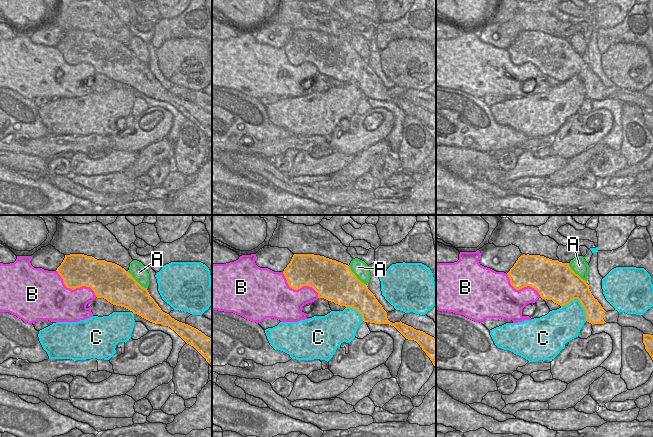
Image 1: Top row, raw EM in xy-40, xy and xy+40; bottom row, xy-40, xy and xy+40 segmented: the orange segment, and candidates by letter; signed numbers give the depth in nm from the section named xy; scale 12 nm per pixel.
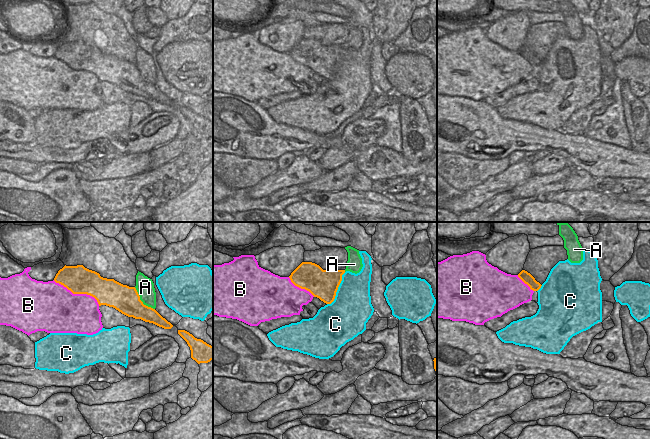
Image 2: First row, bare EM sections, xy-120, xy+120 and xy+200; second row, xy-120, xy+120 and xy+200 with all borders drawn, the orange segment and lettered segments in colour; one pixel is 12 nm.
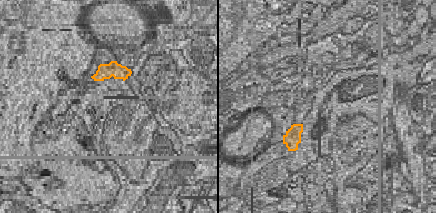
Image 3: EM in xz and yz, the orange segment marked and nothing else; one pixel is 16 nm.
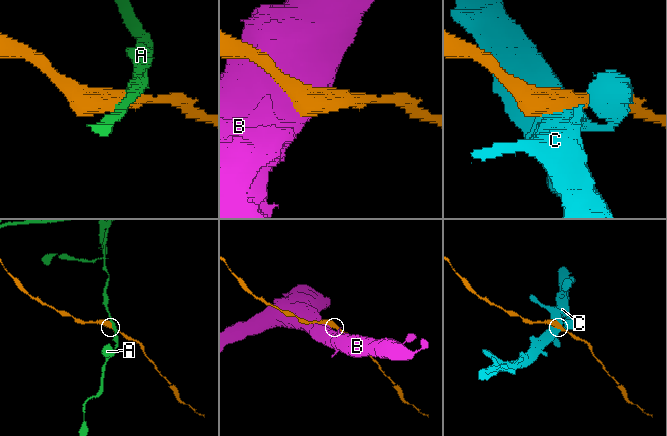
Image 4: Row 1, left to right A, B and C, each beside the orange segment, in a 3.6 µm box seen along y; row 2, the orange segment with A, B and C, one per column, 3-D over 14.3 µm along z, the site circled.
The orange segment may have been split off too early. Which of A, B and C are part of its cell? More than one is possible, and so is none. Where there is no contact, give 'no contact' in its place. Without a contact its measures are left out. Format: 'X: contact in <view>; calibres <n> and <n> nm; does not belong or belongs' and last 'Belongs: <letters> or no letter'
A: contact in xy+40; calibres 480 and 190 nm; does not belong
B: contact in xy-40; calibres 400 and 440 nm; does not belong
C: contact in xy+40; calibres 360 and 360 nm; does not belong
Belongs: no letter

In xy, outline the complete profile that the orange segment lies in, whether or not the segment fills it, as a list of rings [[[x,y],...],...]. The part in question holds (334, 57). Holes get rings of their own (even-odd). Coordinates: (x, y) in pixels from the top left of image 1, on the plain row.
[[[294,30],[283,50],[290,64],[312,63],[318,74],[357,86],[364,98],[394,102],[406,115],[416,117],[436,142],[436,114],[404,99],[392,99],[374,70],[346,40],[314,30]]]

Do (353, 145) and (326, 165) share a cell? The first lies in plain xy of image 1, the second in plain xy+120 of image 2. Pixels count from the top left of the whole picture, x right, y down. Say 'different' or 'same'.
same

